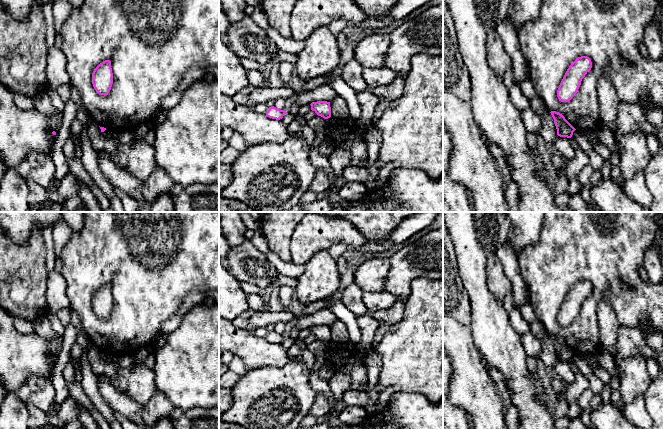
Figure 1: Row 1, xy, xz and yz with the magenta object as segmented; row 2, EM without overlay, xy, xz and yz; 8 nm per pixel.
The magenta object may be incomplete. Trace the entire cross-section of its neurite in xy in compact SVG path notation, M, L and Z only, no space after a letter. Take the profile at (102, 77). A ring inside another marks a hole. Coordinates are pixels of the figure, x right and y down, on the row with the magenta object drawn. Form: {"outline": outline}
{"outline": "M105 60L100 63L92 73L92 84L100 95L107 95L113 84L111 61Z"}

